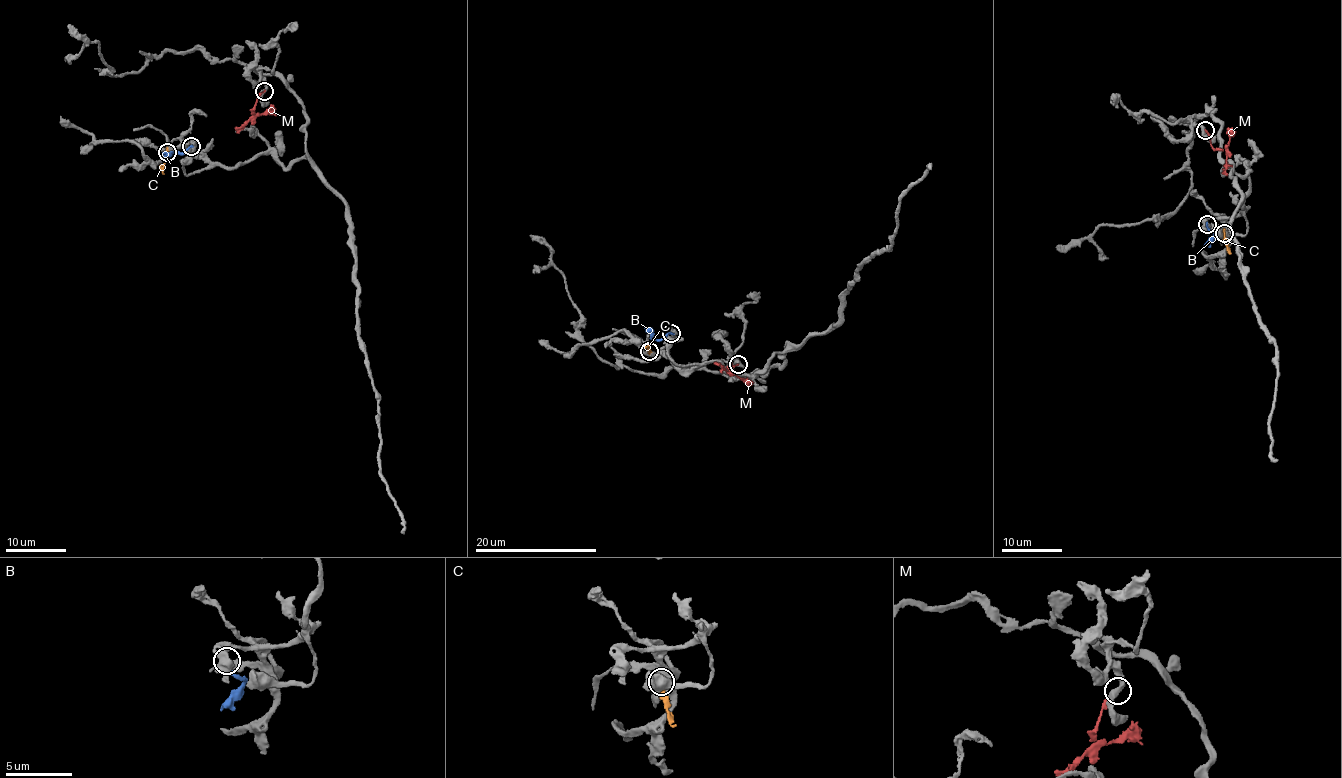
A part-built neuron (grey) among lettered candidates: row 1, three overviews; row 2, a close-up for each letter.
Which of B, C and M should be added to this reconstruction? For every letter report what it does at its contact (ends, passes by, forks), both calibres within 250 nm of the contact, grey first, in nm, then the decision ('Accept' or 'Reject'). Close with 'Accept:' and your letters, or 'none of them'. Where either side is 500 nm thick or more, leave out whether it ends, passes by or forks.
B: Thickness 850 nm (grey) against 240 nm. Reject
C: Thickness 500 nm (grey) against 360 nm. Reject
M: It ends there. Thickness 440 nm (grey) against 170 nm. Reject
Accept: none of them

